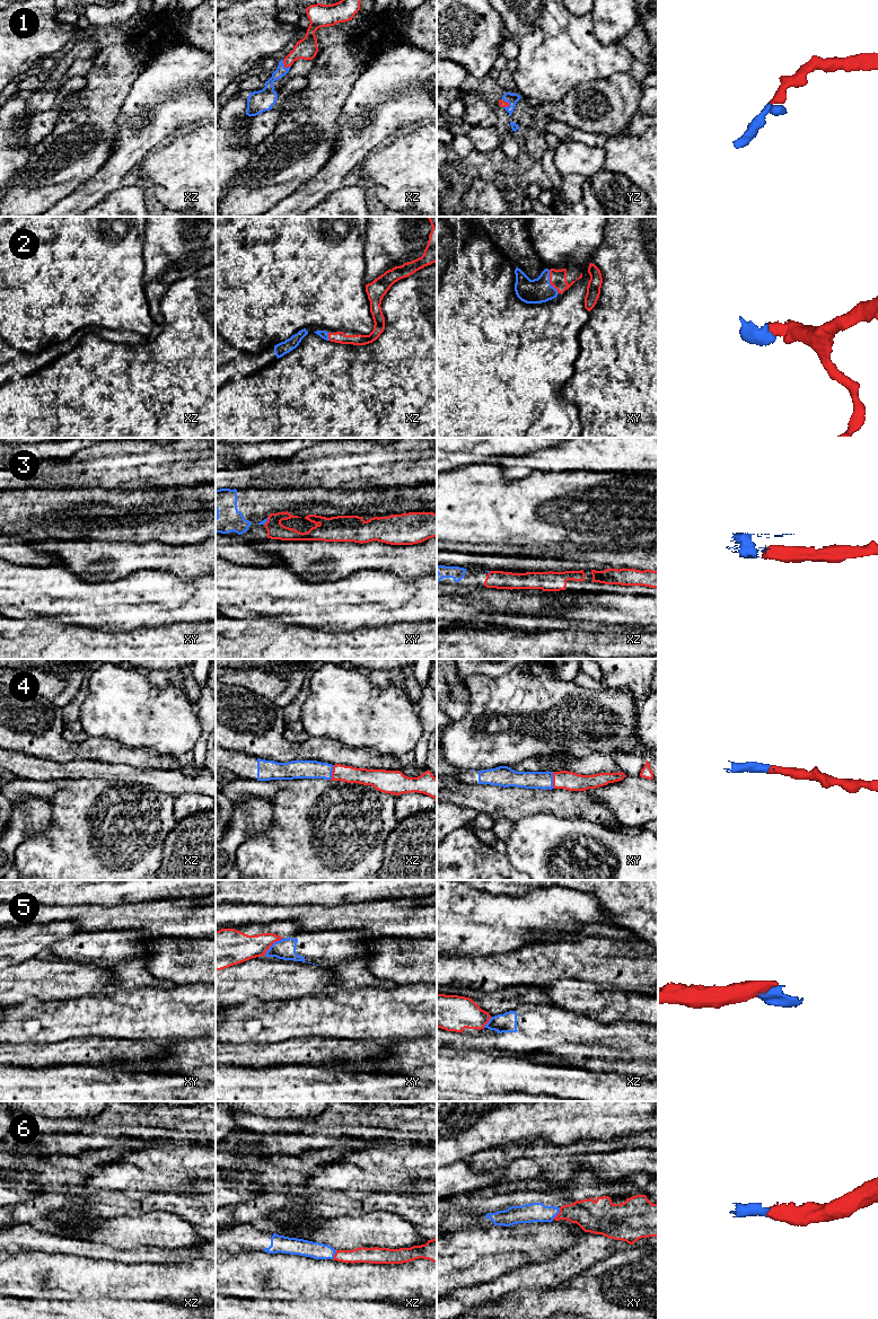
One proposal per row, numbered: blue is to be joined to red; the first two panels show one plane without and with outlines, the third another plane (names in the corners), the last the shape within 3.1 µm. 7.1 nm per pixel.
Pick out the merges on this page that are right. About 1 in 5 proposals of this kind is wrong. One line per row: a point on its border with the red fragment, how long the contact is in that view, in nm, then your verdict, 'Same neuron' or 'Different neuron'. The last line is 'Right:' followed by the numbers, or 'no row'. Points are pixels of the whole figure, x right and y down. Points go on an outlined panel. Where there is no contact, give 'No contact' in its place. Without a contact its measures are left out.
1: Touches red at xz (284, 66). Shared border 80 nm. Same neuron
2: Touches red at xy (550, 282). Shared border 190 nm. Same neuron
3: Touches red at xy (266, 521). Shared border 60 nm. Same neuron
4: Touches red at xy (553, 780). Shared border 120 nm. Same neuron
5: Touches red at xy (272, 943). Shared border 180 nm. Different neuron
6: Touches red at xy (559, 1213). Shared border 110 nm. Same neuron
Right: 1, 2, 3, 4, 6

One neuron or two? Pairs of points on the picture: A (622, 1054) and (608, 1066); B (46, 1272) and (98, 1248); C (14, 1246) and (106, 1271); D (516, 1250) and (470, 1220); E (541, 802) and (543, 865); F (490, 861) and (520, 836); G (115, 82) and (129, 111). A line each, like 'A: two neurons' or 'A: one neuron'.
A: one neuron
B: two neurons
C: two neurons
D: two neurons
E: two neurons
F: two neurons
G: two neurons

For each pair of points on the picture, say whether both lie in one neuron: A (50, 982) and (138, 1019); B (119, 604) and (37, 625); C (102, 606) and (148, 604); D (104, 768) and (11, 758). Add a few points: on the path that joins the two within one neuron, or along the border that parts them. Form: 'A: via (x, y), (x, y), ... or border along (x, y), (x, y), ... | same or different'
A: border along (110, 988), (97, 994), (58, 1001) | different
B: border along (36, 617), (47, 617), (62, 624), (80, 626) | different
C: via (113, 606), (137, 604) | same
D: via (81, 770), (34, 768) | same

